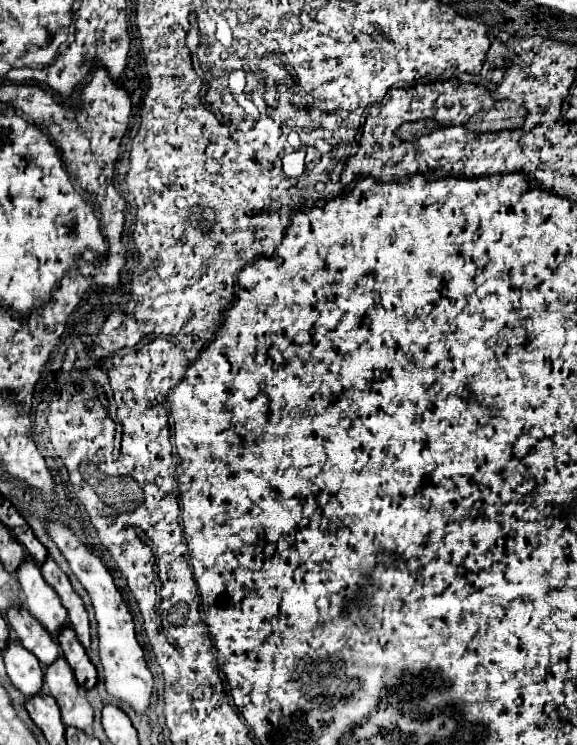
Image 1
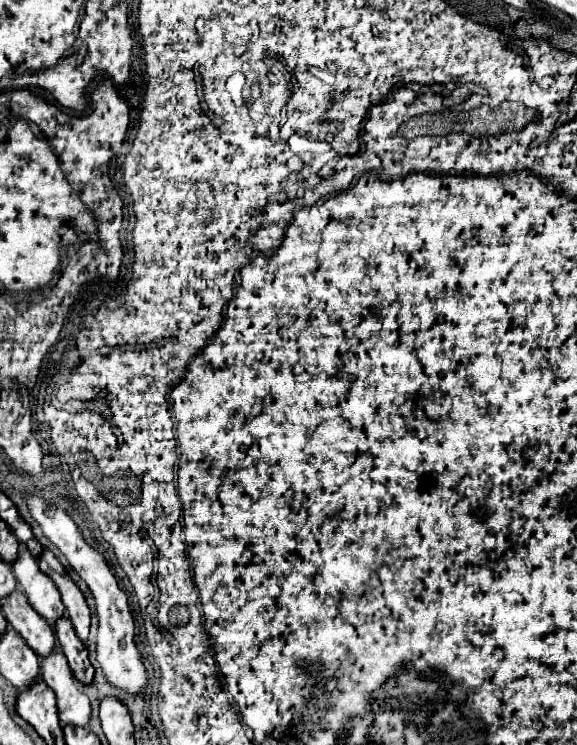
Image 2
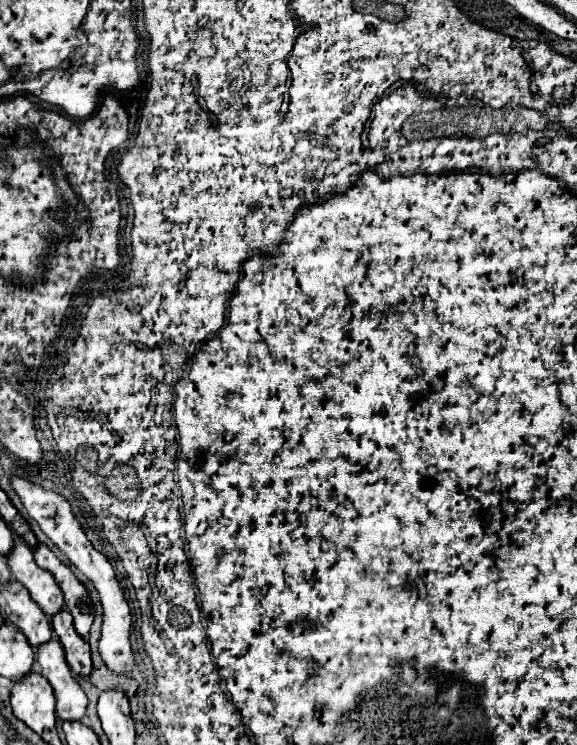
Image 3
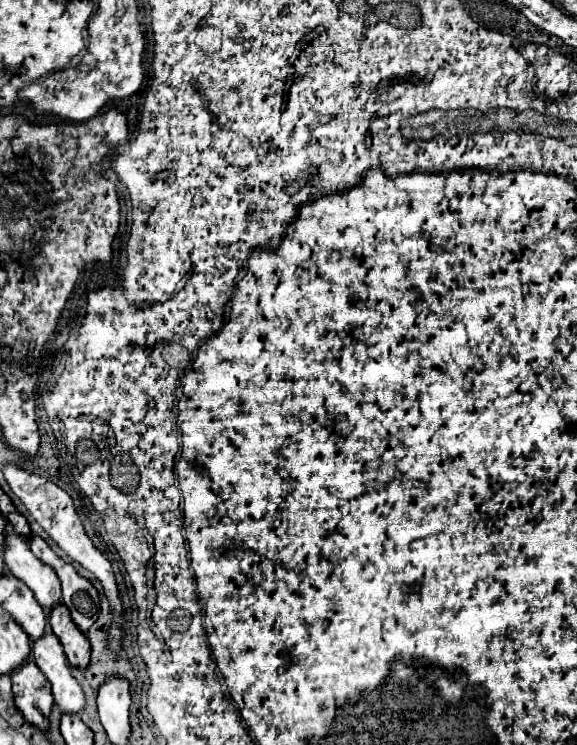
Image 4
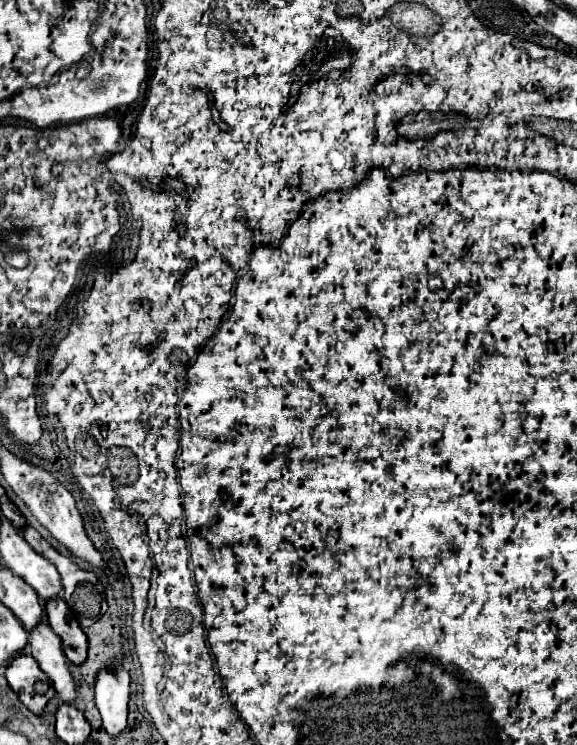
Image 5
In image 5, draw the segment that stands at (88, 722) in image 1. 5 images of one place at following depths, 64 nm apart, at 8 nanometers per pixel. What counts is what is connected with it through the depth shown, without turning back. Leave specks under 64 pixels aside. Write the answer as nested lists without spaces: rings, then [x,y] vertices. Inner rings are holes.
[[[44,620],[42,624],[38,624],[36,630],[30,632],[28,638],[30,656],[38,662],[40,670],[46,672],[46,676],[50,678],[60,702],[74,706],[78,688],[68,670],[68,658],[62,650],[62,640],[58,638],[58,634],[54,634],[50,624]]]

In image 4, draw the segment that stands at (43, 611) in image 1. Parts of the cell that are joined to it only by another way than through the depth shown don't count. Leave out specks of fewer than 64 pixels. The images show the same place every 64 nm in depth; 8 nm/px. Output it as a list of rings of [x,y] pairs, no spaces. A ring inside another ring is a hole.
[[[8,524],[6,544],[2,552],[8,572],[18,580],[22,580],[34,592],[36,600],[42,604],[46,612],[50,612],[54,604],[62,602],[62,590],[56,572],[50,566],[42,564],[32,554],[28,540],[18,536],[10,524]]]

